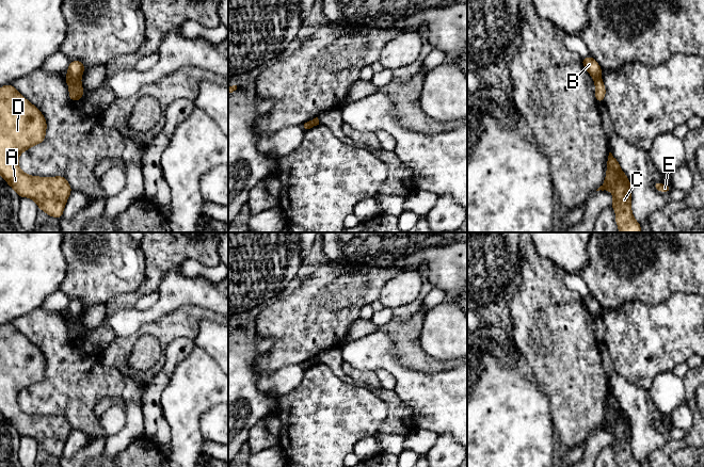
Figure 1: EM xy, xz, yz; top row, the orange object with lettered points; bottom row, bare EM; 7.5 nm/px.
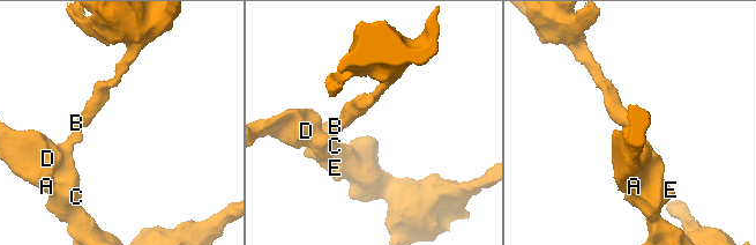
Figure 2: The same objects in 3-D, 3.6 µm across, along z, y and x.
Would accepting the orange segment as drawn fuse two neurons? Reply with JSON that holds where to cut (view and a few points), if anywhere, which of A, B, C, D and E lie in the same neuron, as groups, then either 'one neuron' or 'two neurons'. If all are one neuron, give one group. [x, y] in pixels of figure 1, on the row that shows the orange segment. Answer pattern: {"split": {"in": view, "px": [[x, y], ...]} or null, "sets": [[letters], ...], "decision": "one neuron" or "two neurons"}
{"split": {"in": "xy", "px": [[67, 75], [79, 79]]}, "sets": [["A", "C", "D", "E"], ["B"]], "decision": "two neurons"}

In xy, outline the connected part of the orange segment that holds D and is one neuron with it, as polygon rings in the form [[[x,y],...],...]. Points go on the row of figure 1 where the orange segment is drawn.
[[[12,84],[0,87],[0,176],[19,197],[30,197],[49,216],[62,218],[71,188],[67,179],[58,177],[36,177],[25,174],[18,165],[18,157],[30,147],[45,140],[46,119],[42,112],[29,102]]]

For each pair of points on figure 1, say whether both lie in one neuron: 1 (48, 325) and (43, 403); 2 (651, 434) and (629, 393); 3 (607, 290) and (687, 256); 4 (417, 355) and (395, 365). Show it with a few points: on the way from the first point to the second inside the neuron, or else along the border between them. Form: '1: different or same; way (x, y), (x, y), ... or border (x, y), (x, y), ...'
1: same; way (54, 344), (54, 384)
2: same; way (641, 424), (641, 414), (634, 403)
3: same; way (627, 282), (644, 272), (667, 271)
4: different; border (392, 339), (392, 354), (401, 364), (422, 372)

